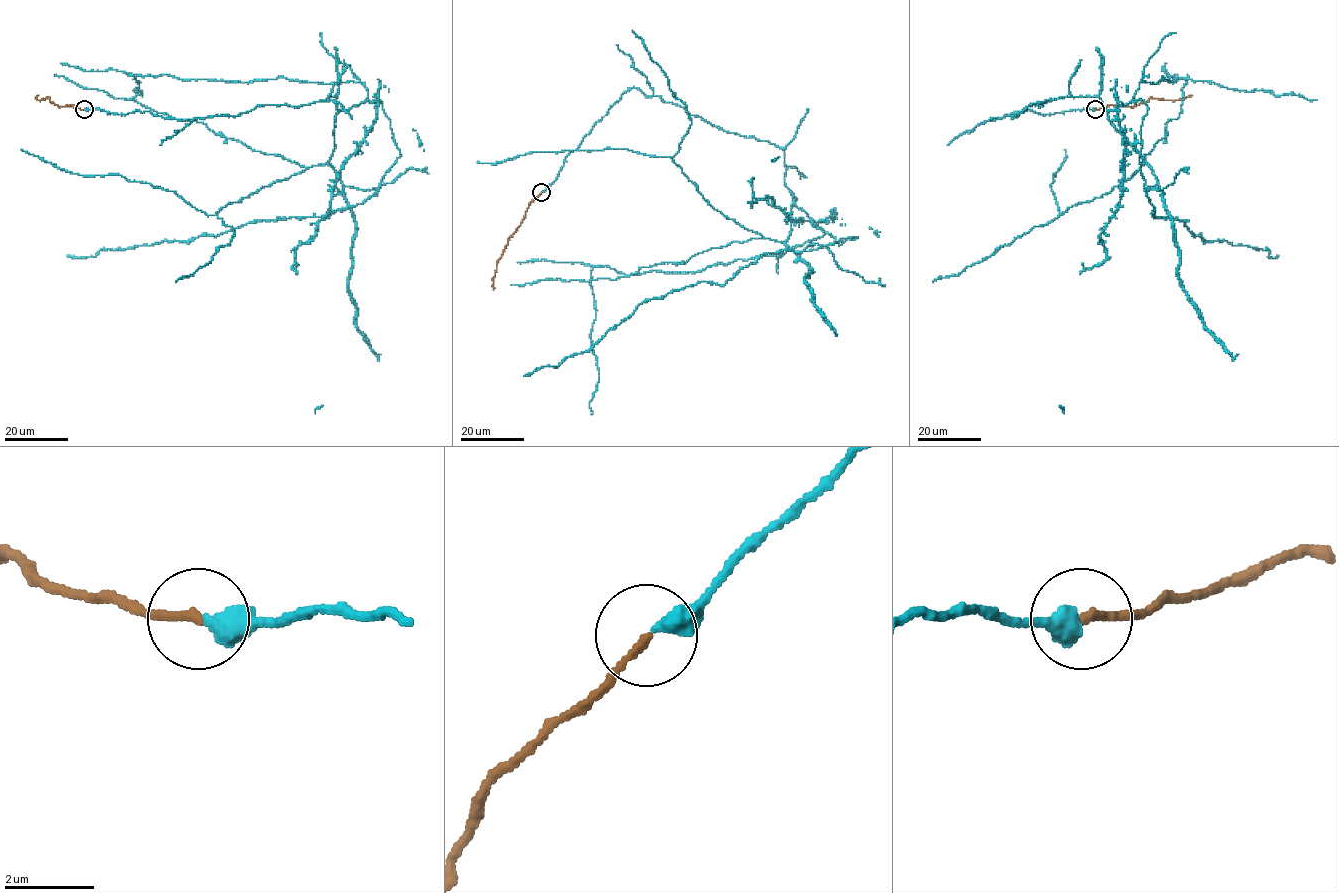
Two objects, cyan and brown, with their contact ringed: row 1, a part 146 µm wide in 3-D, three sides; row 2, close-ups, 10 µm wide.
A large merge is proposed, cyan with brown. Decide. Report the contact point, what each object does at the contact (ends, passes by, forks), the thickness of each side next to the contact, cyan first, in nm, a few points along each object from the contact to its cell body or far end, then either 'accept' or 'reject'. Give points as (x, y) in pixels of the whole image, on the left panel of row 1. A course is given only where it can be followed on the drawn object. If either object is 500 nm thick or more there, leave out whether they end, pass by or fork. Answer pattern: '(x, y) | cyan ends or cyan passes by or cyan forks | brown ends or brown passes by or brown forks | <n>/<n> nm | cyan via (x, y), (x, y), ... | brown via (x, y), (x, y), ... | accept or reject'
(84, 109) | cyan ends | brown ends | 480/180 nm | cyan via (85, 109), (187, 120), (335, 95), (347, 111), (379, 99), (400, 156), (375, 193), (328, 216), (67, 255) | brown via (84, 109), (58, 106), (47, 97), (39, 100), (37, 95) | accept

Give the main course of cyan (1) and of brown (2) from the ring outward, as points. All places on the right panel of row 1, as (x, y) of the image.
1: (1095, 109), (990, 119), (1067, 96), (1097, 95), (1114, 111), (1143, 99), (1152, 216), (1278, 255)
2: (1095, 109), (1135, 106), (1151, 97), (1175, 100), (1191, 95)

